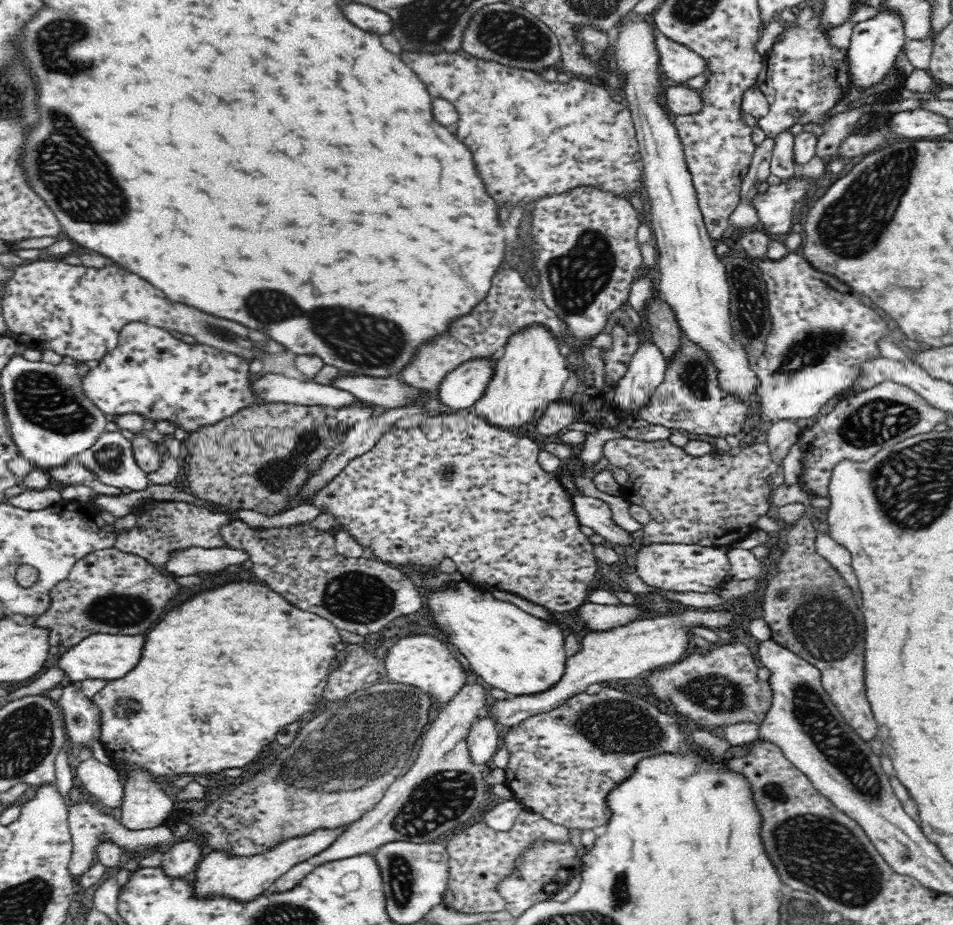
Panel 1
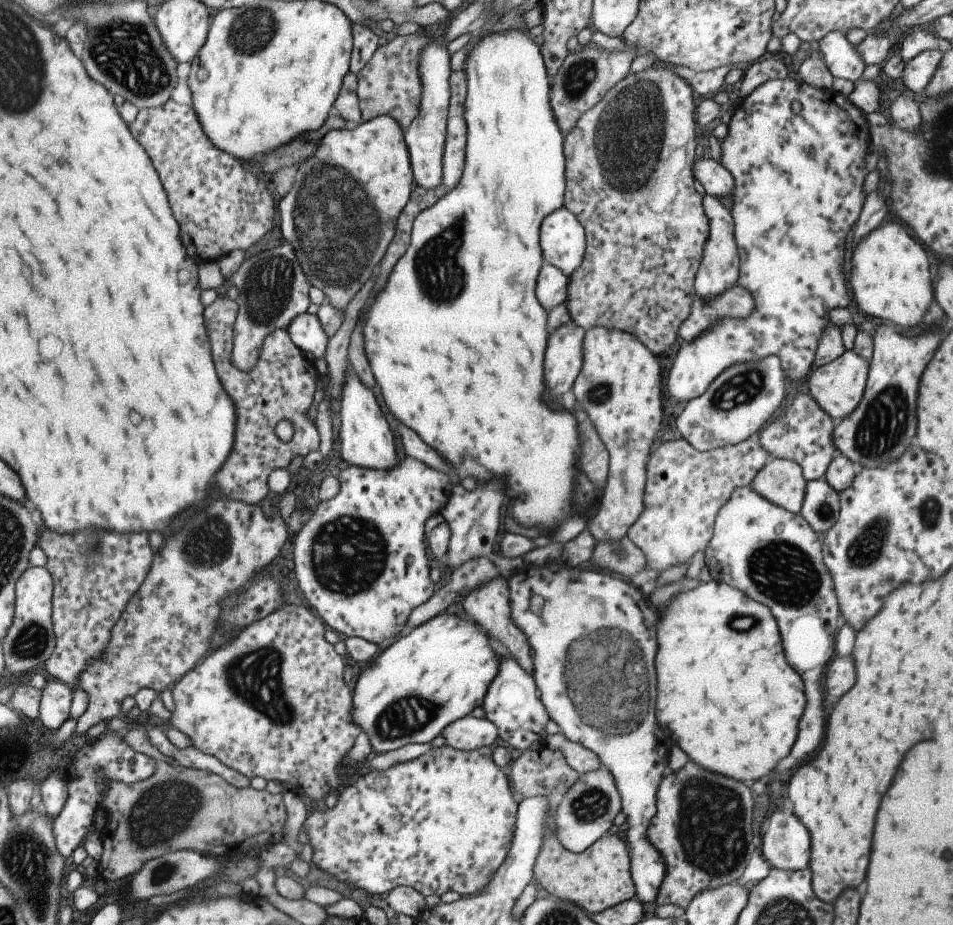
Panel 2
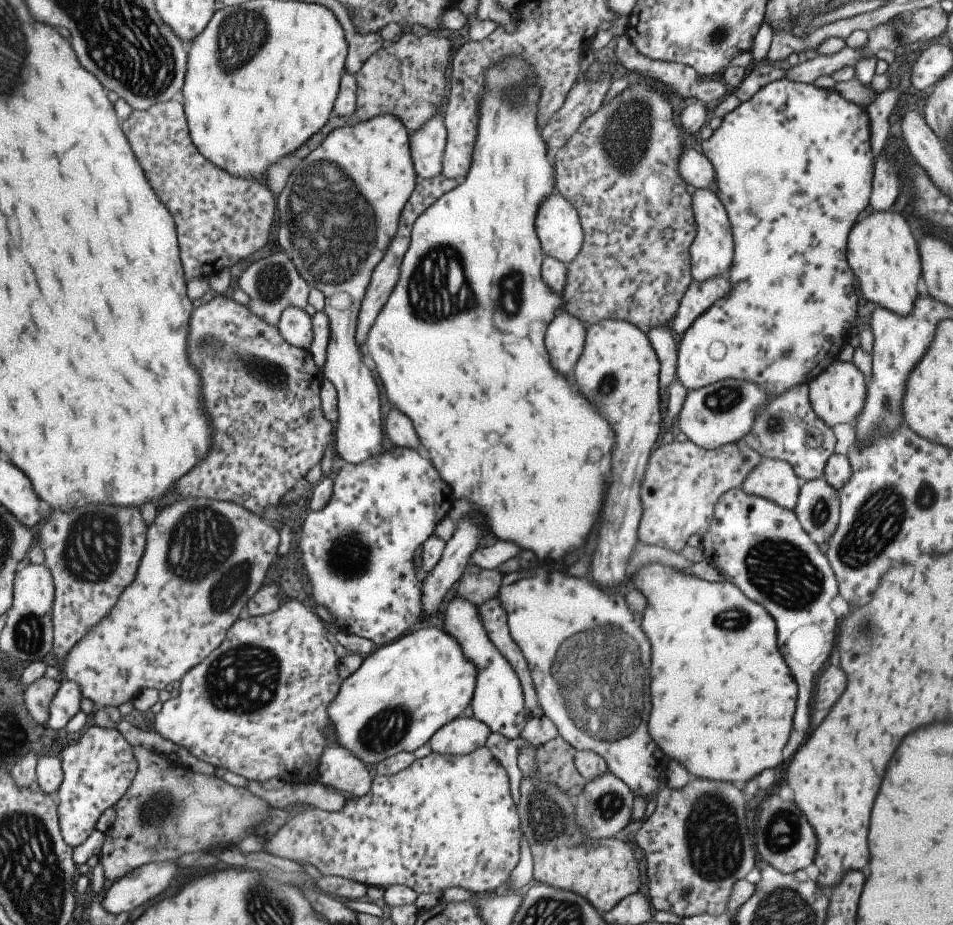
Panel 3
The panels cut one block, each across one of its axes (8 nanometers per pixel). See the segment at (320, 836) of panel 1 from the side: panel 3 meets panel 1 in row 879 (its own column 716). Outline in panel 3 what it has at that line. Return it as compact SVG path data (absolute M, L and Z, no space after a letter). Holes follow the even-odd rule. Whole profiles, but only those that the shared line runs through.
M699 188L692 196L692 210L696 221L696 236L690 245L690 276L697 283L727 273L733 256L733 239L723 204L709 188Z

